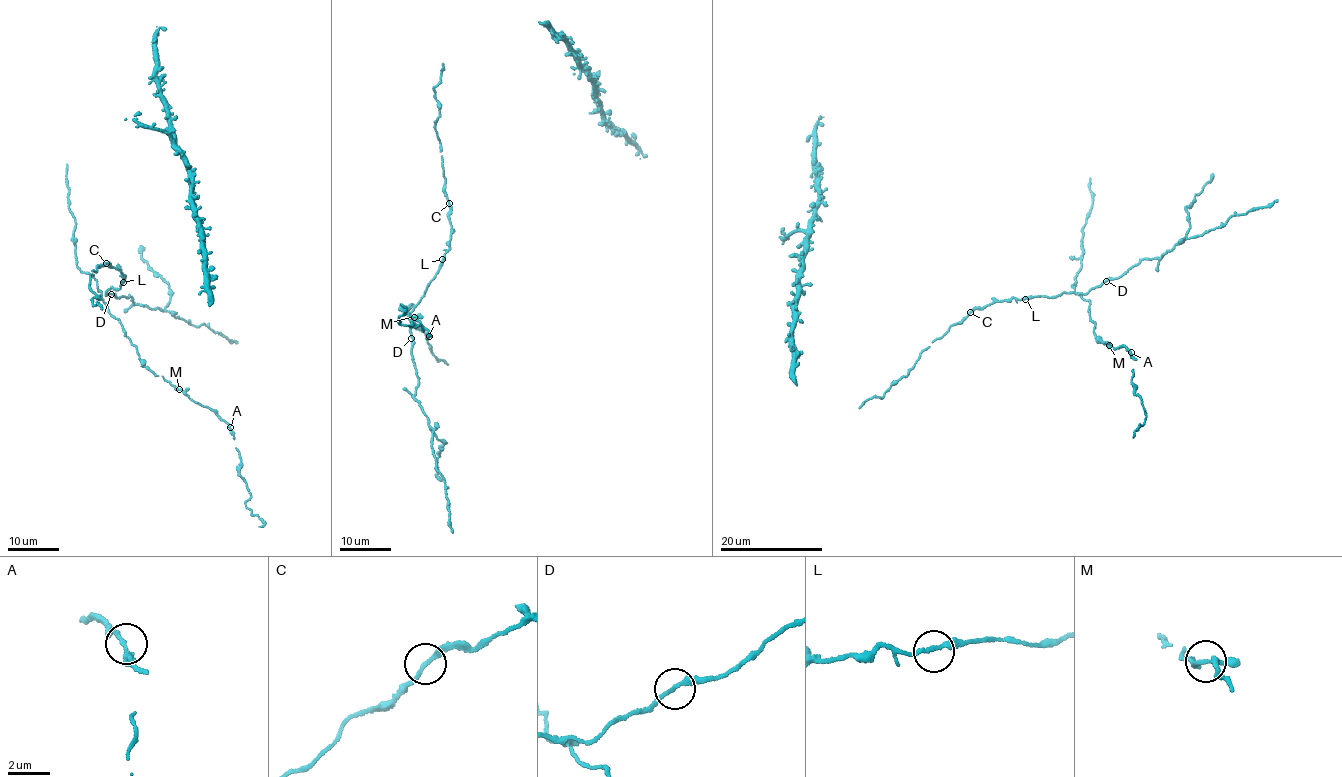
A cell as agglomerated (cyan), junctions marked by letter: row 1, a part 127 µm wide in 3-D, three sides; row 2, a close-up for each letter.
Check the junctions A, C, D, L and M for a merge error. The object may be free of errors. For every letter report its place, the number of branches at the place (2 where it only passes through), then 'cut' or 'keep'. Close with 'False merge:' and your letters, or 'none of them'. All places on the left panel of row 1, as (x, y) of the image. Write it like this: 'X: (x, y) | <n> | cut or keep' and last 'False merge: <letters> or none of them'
A: (230, 427) | 2 | keep
C: (106, 263) | 2 | keep
D: (111, 294) | 2 | keep
L: (123, 282) | 2 | keep
M: (179, 389) | 2 | keep
False merge: none of them

